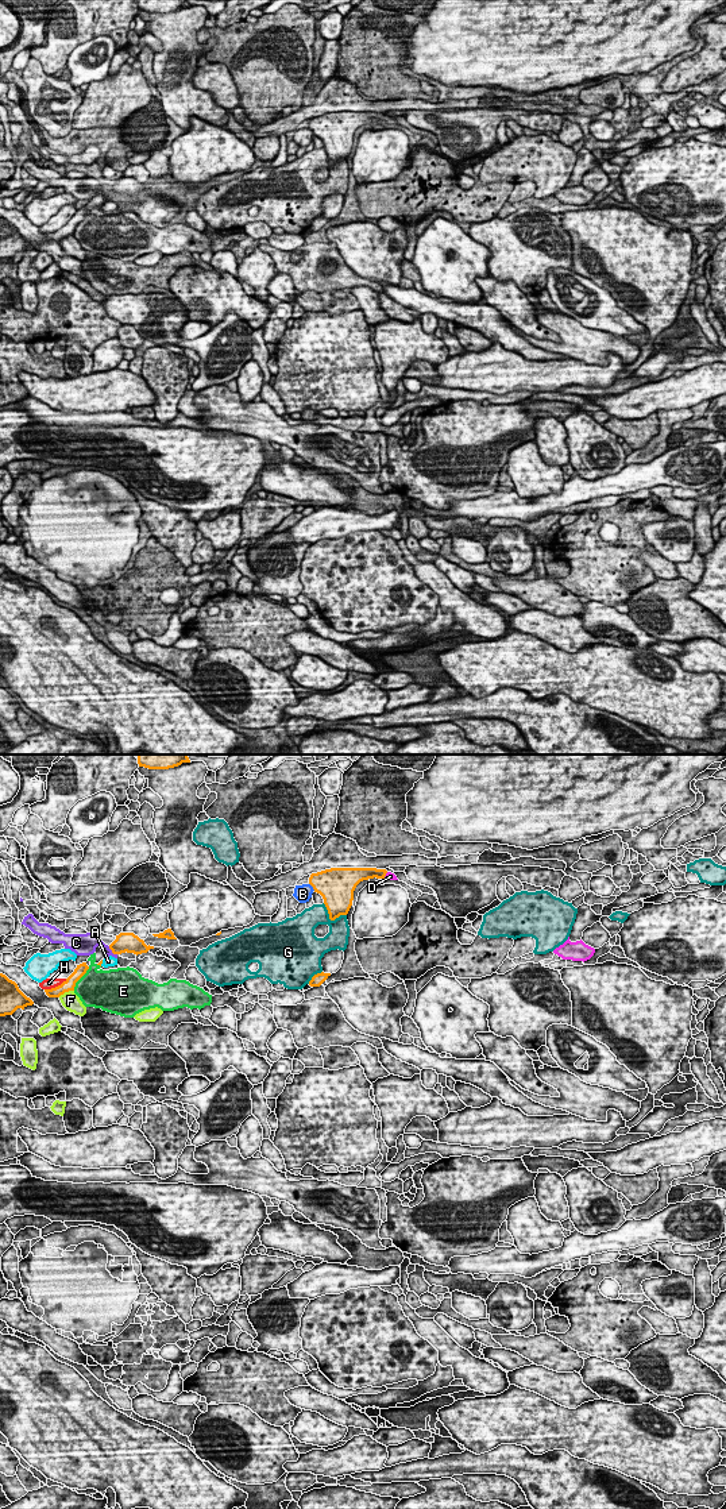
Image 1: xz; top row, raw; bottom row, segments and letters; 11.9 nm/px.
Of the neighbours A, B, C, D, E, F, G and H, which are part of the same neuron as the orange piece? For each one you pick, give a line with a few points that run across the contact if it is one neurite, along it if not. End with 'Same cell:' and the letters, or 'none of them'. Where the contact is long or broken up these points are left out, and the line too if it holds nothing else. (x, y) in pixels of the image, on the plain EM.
D: xz (365, 118), (385, 119), (390, 120)
Same cell: D

